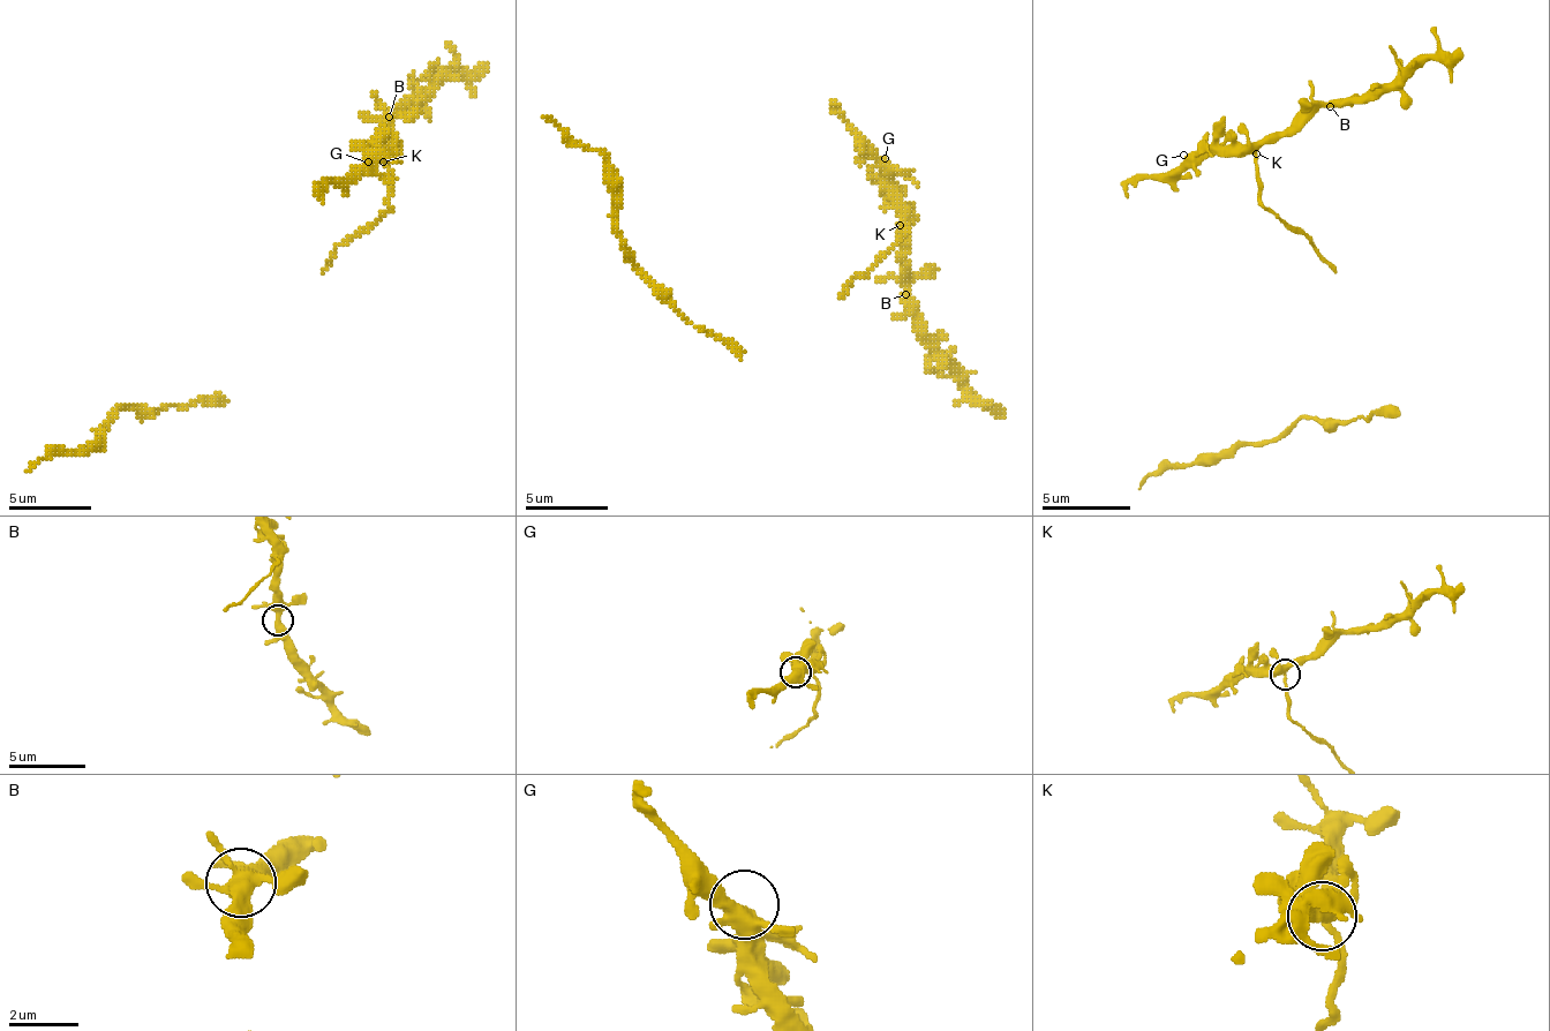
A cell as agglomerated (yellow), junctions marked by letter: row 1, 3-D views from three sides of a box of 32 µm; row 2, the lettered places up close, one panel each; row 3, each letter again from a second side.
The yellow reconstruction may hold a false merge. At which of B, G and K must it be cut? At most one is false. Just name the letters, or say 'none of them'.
K

